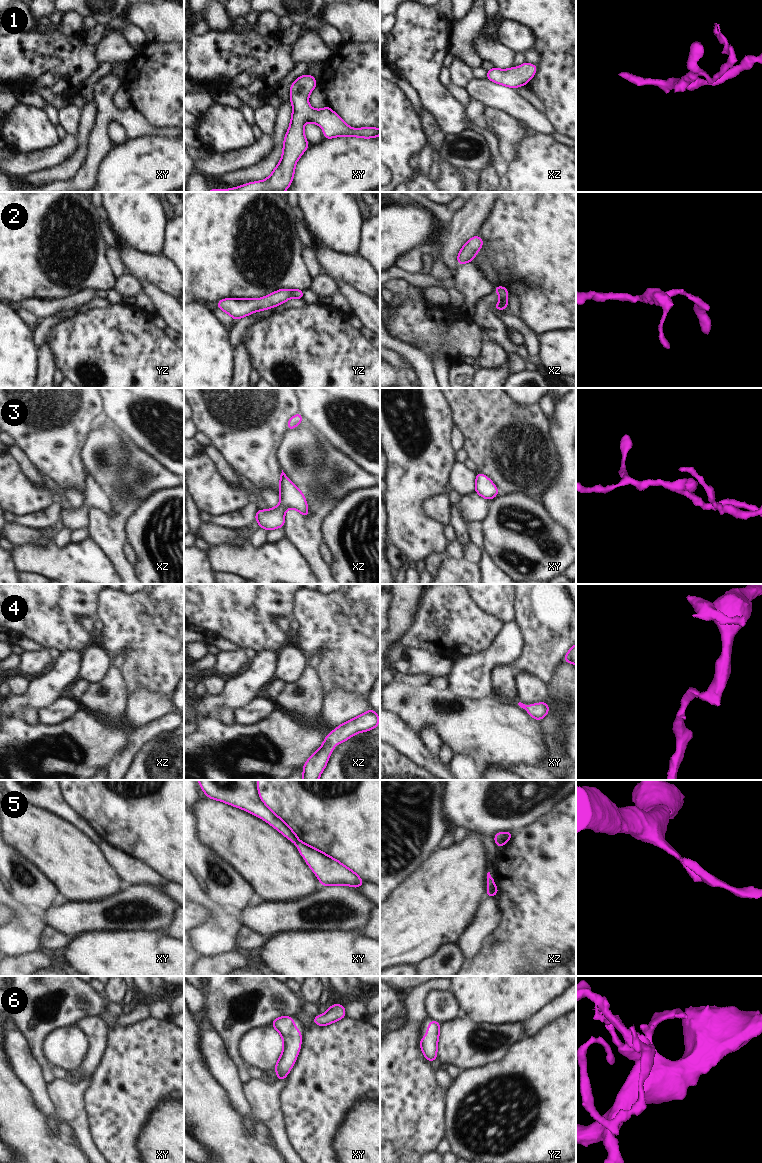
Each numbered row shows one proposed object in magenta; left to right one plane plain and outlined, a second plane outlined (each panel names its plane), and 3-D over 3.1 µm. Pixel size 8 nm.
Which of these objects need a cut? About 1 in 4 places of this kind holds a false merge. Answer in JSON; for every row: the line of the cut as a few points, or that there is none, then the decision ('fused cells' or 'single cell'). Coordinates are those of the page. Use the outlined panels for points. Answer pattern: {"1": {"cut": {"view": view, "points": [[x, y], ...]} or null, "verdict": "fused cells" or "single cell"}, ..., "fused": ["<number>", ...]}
{"1": {"cut": null, "verdict": "single cell"}, "2": {"cut": null, "verdict": "single cell"}, "3": {"cut": null, "verdict": "single cell"}, "4": {"cut": null, "verdict": "single cell"}, "5": {"cut": {"view": "xy", "points": [[298, 840], [295, 843]]}, "verdict": "fused cells"}, "6": {"cut": null, "verdict": "single cell"}, "fused": ["5"]}

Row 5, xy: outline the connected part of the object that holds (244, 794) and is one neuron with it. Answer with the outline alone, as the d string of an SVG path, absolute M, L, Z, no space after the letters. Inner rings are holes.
M198 780L205 795L210 799L225 802L237 808L241 808L269 823L272 827L276 828L286 838L293 843L299 841L298 836L292 831L290 826L284 822L267 804L264 803L260 797L258 789L258 780Z

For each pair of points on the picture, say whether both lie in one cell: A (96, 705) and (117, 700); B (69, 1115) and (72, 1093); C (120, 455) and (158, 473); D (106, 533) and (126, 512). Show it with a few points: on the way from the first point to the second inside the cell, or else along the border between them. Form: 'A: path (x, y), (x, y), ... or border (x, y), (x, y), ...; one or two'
A: path (101, 700), (112, 700); one
B: path (69, 1110), (69, 1098); one
C: border (122, 436), (128, 459), (120, 463), (116, 480); two
D: path (111, 528), (121, 517); one

